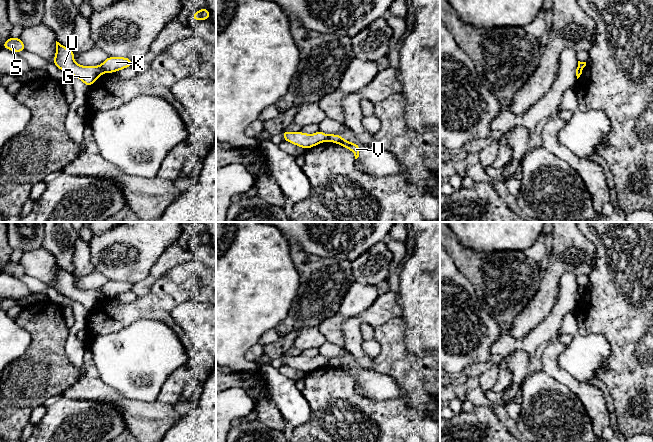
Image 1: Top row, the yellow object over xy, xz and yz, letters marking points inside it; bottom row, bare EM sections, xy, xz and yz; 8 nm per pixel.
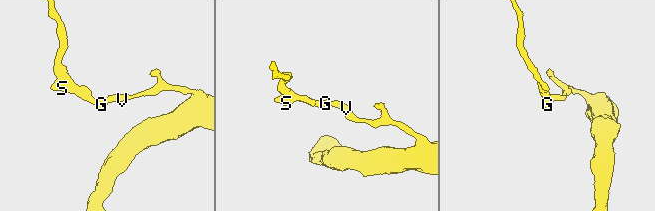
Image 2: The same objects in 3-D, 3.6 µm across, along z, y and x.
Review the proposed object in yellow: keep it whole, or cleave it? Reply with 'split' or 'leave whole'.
split

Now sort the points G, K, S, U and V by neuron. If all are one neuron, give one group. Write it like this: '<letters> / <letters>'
G S U / K V

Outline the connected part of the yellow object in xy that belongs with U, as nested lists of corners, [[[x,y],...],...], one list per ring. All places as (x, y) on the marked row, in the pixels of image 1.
[[[56,41],[56,54],[53,64],[60,70],[83,81],[90,87],[102,74],[105,73],[102,66],[83,66],[74,61],[73,49],[68,49]]]

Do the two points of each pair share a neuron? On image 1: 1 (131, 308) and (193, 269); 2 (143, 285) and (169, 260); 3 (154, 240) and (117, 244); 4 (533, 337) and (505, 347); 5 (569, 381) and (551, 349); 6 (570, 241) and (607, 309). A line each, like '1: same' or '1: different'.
1: same
2: same
3: same
4: same
5: same
6: different

